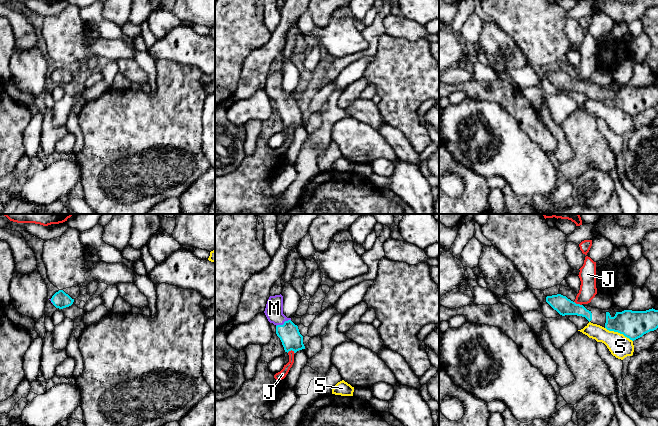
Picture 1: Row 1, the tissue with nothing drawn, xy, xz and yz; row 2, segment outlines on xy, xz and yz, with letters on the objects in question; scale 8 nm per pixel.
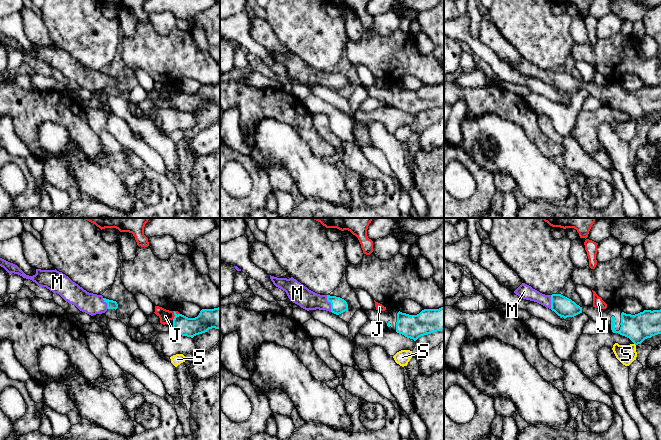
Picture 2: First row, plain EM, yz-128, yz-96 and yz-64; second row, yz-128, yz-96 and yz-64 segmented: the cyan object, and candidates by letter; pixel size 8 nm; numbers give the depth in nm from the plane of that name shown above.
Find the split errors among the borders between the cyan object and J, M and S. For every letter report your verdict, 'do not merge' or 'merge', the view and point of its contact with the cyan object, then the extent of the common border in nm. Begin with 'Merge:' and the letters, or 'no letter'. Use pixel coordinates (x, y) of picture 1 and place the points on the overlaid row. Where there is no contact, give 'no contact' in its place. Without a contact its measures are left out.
Merge: M
J: do not merge; contact xz (290, 350); length 60 nm
M: merge; contact xz (284, 323); length 130 nm
S: do not merge; contact yz (619, 332); length 260 nm

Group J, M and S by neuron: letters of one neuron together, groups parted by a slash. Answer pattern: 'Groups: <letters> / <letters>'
Groups: J / M / S

